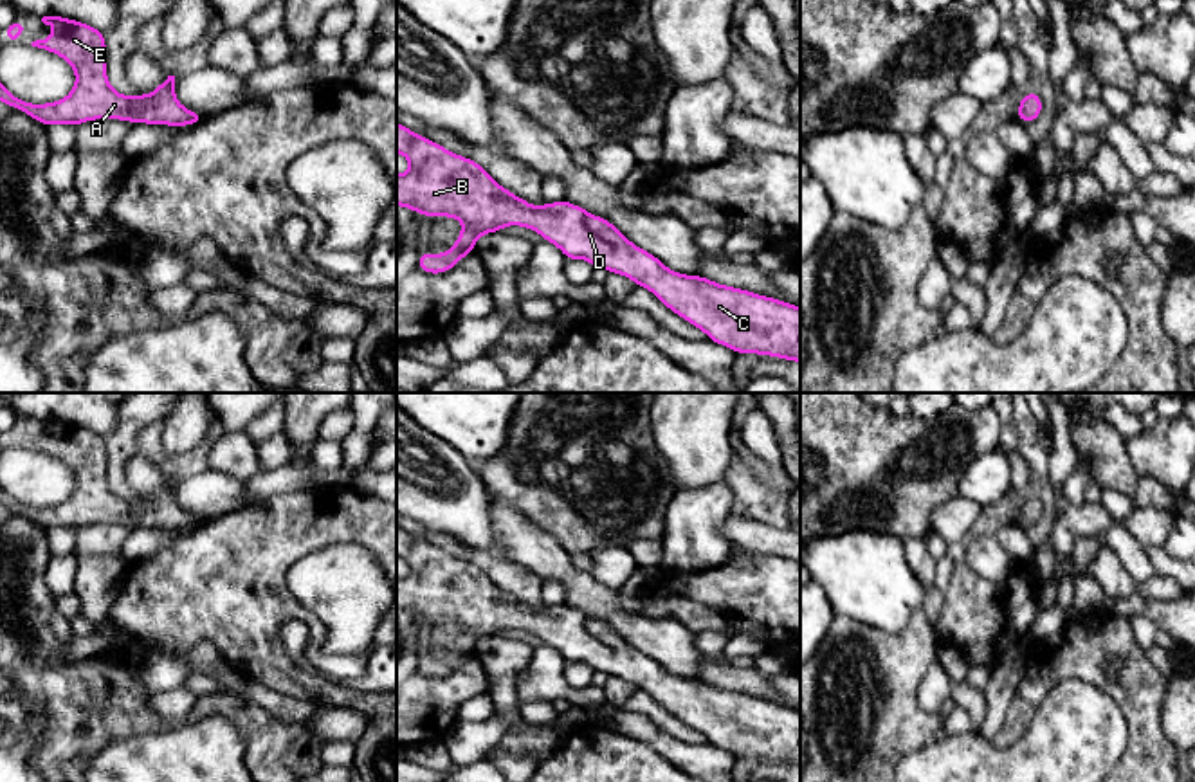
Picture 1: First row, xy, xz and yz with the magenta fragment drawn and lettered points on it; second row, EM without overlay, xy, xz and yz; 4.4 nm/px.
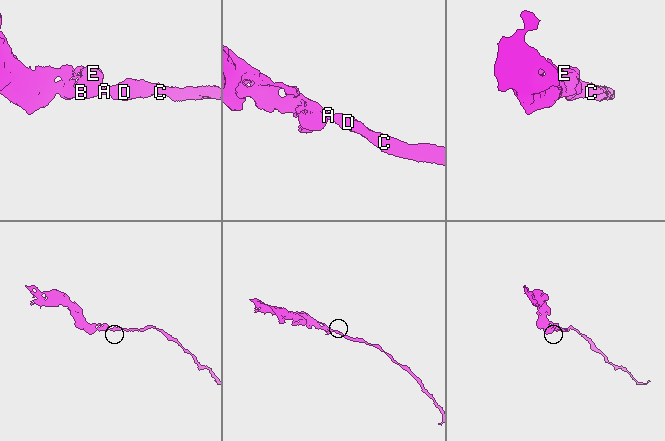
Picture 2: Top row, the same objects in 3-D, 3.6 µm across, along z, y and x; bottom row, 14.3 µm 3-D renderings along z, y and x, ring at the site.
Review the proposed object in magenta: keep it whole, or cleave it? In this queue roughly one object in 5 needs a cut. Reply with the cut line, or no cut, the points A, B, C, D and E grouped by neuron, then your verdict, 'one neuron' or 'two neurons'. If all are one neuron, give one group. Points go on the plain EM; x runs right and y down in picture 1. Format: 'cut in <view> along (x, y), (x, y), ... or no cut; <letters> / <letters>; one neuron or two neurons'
no cut; A B C D E; one neuron

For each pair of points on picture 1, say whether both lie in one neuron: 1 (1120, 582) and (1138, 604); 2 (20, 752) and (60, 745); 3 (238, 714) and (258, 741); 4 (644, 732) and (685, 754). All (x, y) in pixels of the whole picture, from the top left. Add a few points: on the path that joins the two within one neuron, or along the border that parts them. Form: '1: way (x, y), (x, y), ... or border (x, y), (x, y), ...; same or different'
1: border (1136, 591), (1107, 600); different
2: border (29, 710), (42, 718), (31, 757), (35, 763); different
3: way (246, 721), (258, 734); same
4: way (655, 737), (675, 752); same

